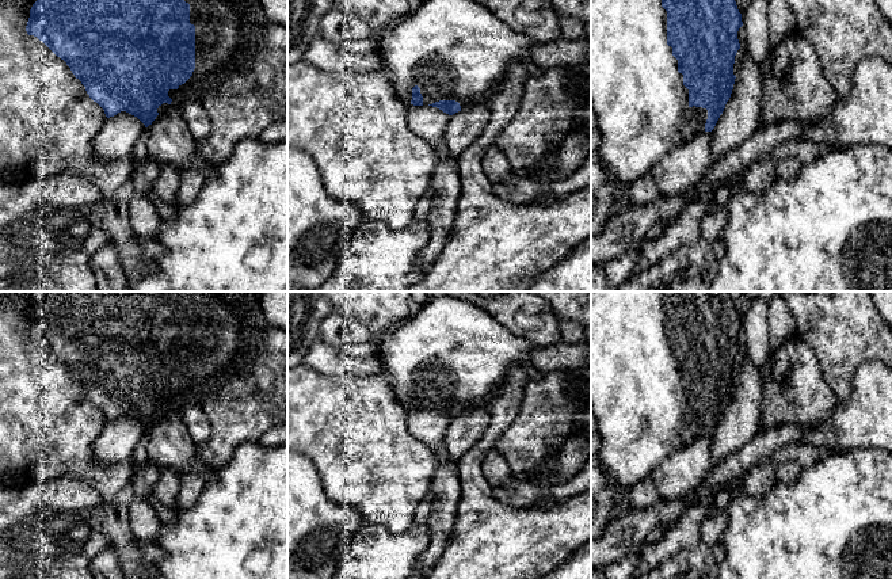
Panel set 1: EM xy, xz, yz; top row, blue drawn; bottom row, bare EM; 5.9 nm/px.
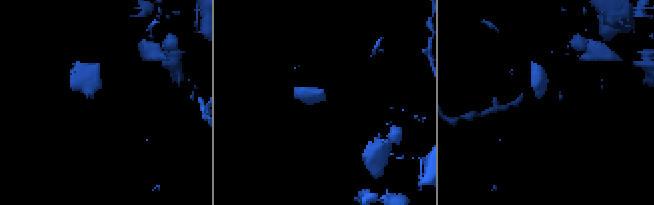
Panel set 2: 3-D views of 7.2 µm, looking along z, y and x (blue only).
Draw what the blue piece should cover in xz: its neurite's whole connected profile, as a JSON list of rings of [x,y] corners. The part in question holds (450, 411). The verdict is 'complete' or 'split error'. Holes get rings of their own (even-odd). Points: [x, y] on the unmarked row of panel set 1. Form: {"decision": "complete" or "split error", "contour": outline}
{"decision": "split error", "contour": [[[439,294],[399,324],[382,331],[374,342],[380,346],[384,378],[393,389],[396,401],[404,408],[432,410],[453,419],[480,403],[489,401],[504,384],[514,365],[527,361],[535,348],[526,339],[512,334],[499,320],[476,304]]]}

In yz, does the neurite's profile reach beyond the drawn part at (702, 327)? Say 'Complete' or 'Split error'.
Split error

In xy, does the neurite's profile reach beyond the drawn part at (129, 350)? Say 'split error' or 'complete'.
split error

